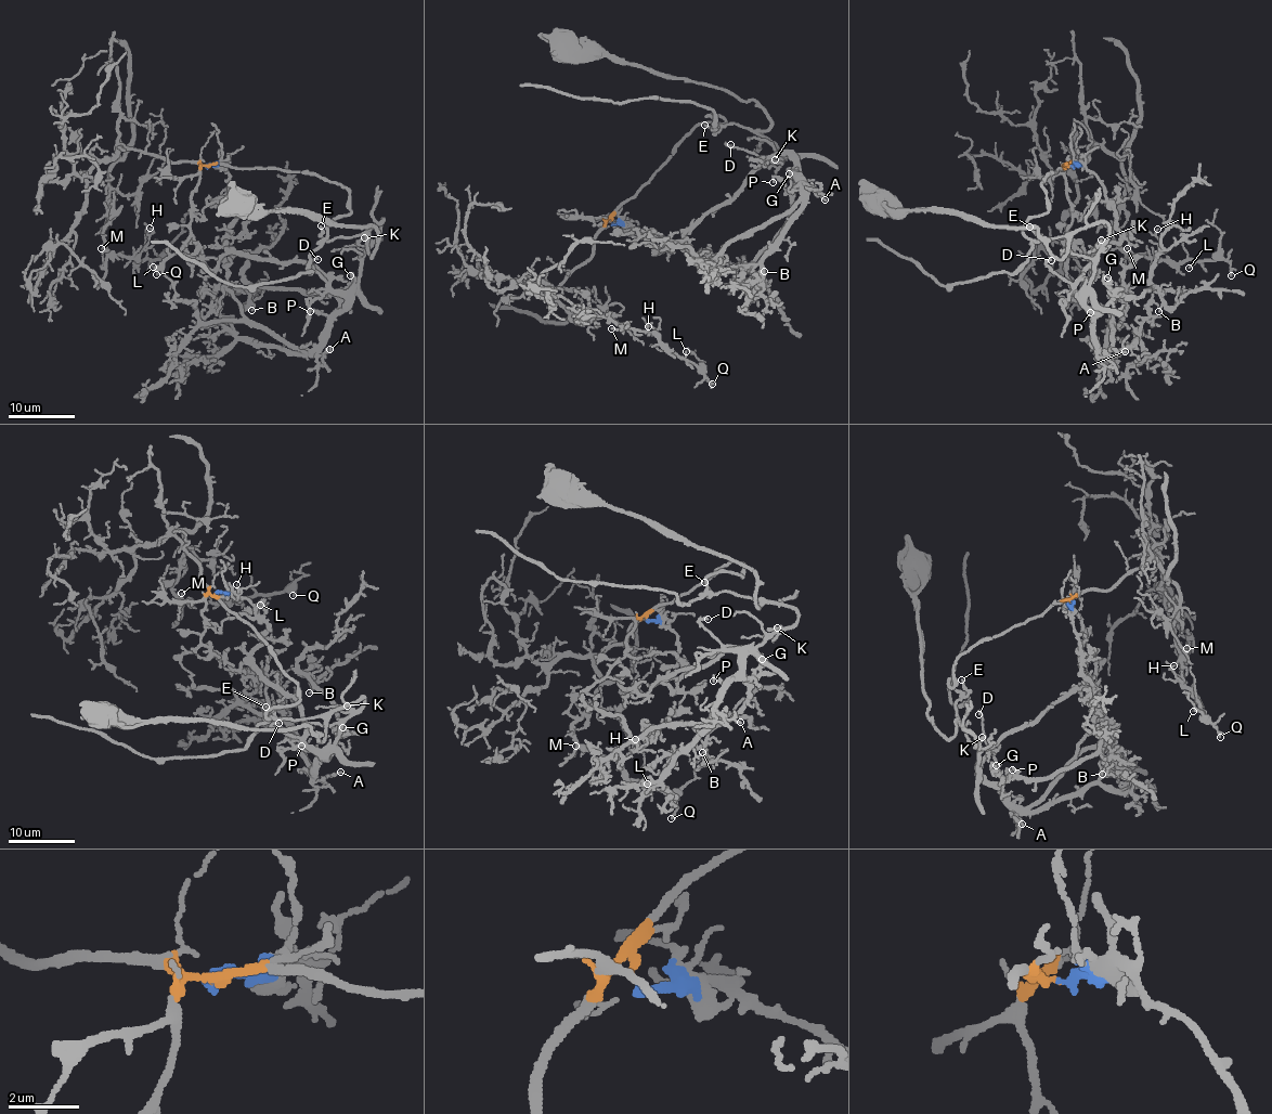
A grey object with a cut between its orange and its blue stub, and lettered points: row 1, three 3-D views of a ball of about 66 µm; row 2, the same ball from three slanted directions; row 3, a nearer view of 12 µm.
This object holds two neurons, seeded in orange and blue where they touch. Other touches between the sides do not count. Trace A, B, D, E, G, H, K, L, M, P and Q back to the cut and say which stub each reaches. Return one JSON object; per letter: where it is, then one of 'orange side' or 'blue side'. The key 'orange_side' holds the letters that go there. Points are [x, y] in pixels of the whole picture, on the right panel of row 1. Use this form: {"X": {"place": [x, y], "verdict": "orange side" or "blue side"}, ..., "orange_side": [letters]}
{"A": {"place": [1125, 351], "verdict": "blue side"}, "B": {"place": [1158, 311], "verdict": "blue side"}, "D": {"place": [1051, 260], "verdict": "blue side"}, "E": {"place": [1029, 227], "verdict": "blue side"}, "G": {"place": [1107, 277], "verdict": "blue side"}, "H": {"place": [1157, 229], "verdict": "orange side"}, "K": {"place": [1101, 240], "verdict": "blue side"}, "L": {"place": [1189, 268], "verdict": "orange side"}, "M": {"place": [1127, 248], "verdict": "orange side"}, "P": {"place": [1090, 312], "verdict": "blue side"}, "Q": {"place": [1231, 275], "verdict": "orange side"}, "orange_side": ["H", "L", "M", "Q"]}

